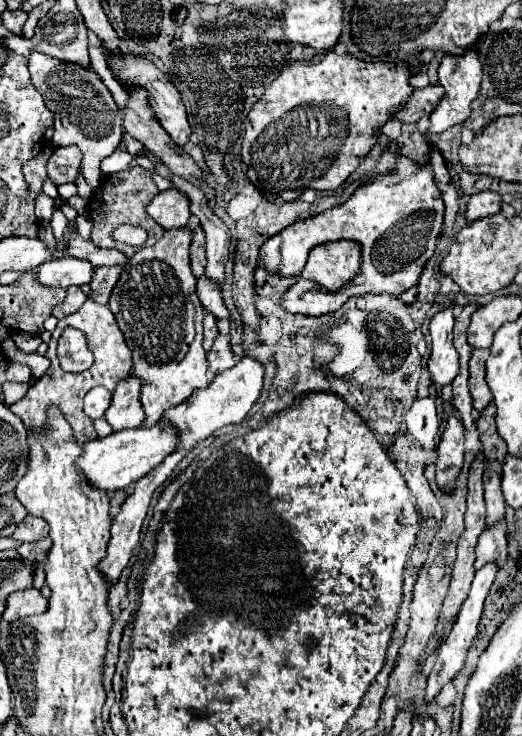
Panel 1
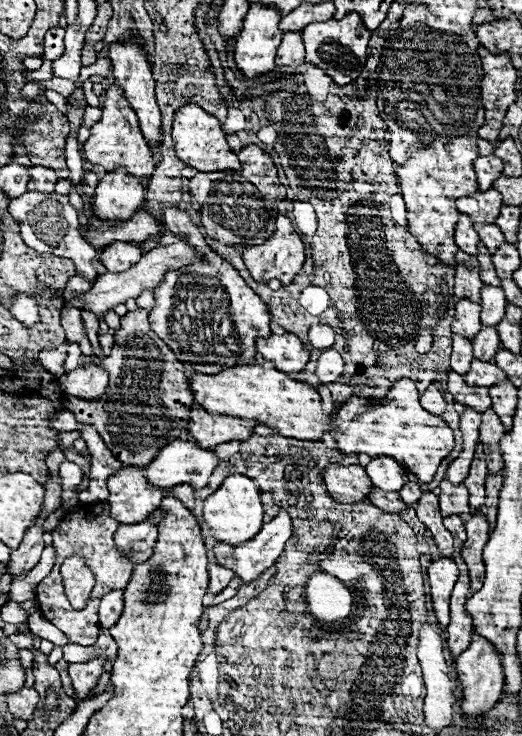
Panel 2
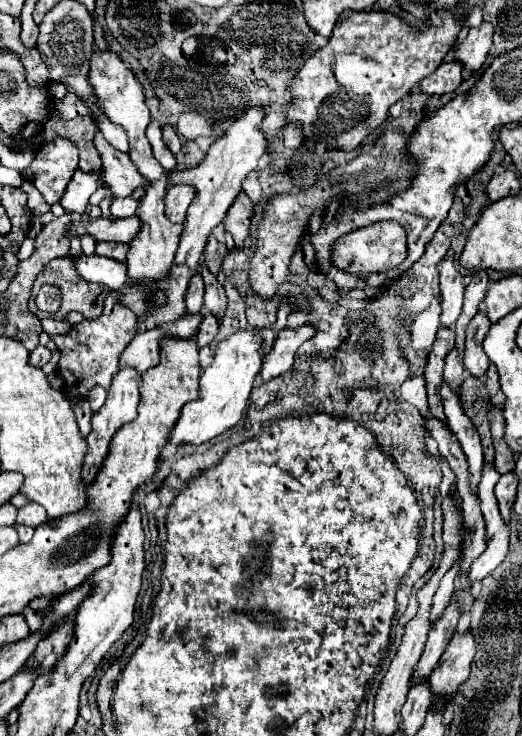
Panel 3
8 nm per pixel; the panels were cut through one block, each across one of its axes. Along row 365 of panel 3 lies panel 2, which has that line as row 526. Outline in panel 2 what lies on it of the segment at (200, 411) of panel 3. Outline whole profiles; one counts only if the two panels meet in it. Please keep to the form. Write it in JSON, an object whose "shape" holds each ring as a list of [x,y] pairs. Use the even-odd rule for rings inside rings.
{"shape":[[[242,474],[228,476],[222,482],[222,486],[204,500],[204,520],[212,528],[214,536],[226,544],[240,544],[252,540],[264,524],[262,516],[264,516],[264,508],[260,502],[260,490],[256,488],[252,478]]]}

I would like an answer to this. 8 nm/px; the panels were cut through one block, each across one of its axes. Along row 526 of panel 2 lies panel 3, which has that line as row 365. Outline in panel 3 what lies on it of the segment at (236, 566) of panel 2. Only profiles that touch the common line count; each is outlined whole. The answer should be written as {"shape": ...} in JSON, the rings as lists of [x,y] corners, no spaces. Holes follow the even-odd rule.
{"shape":[[[304,324],[296,330],[280,330],[274,338],[272,350],[264,356],[264,364],[260,370],[260,380],[268,382],[284,372],[288,372],[294,364],[294,356],[296,350],[300,348],[302,342],[306,342],[308,338],[314,336],[314,328]]]}

